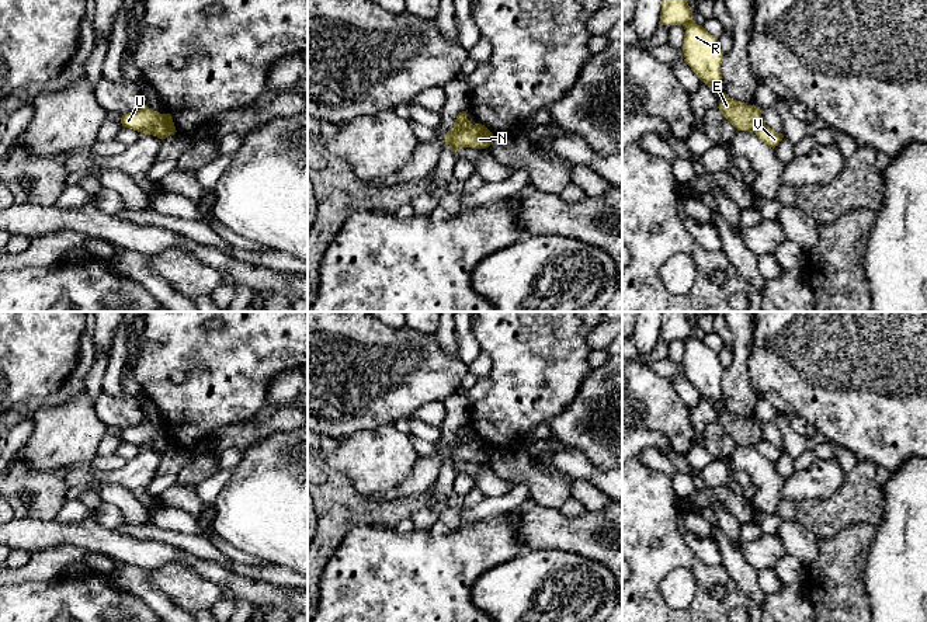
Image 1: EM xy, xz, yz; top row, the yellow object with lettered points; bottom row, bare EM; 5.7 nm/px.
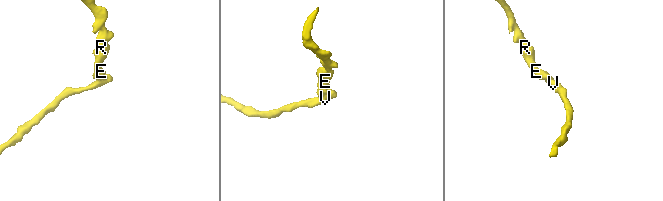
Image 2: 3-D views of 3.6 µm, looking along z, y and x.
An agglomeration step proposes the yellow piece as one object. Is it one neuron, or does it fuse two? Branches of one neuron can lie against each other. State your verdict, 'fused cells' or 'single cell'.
fused cells

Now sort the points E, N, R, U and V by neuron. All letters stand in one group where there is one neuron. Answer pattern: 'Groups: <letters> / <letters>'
Groups: E R U / N V

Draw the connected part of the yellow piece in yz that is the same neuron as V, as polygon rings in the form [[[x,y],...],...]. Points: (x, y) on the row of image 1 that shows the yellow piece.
[[[761,124],[754,133],[761,139],[765,145],[770,147],[775,147],[782,140],[784,135],[777,133],[774,129],[771,129],[768,125]]]

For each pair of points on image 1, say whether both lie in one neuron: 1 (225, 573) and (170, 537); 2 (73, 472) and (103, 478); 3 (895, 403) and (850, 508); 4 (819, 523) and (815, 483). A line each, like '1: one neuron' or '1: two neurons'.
1: two neurons
2: one neuron
3: two neurons
4: two neurons

